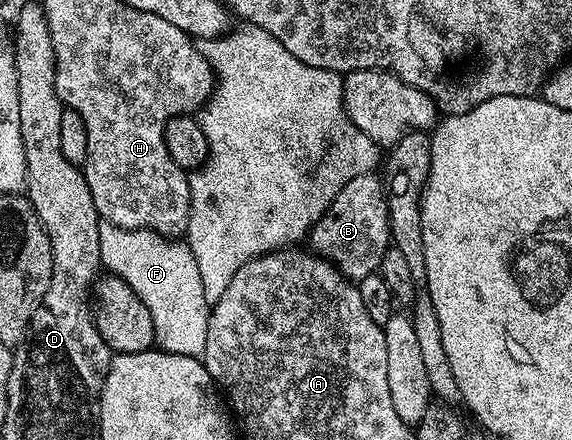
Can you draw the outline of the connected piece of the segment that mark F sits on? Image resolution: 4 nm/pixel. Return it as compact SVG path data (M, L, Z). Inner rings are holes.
M99 220L99 251L102 266L112 276L121 277L131 287L131 291L139 295L147 311L151 311L156 344L166 353L204 358L211 303L203 295L203 279L199 279L199 266L195 263L195 255L189 250L188 244L161 237L150 229L120 229L110 221Z

